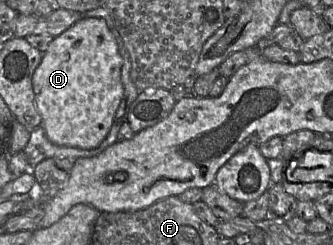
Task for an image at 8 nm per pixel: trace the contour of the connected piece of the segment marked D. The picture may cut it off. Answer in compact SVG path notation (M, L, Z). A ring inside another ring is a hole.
M102 18L81 19L61 35L54 37L32 76L35 106L42 118L41 127L52 143L59 146L94 149L106 139L123 99L121 67L122 57L117 42Z

